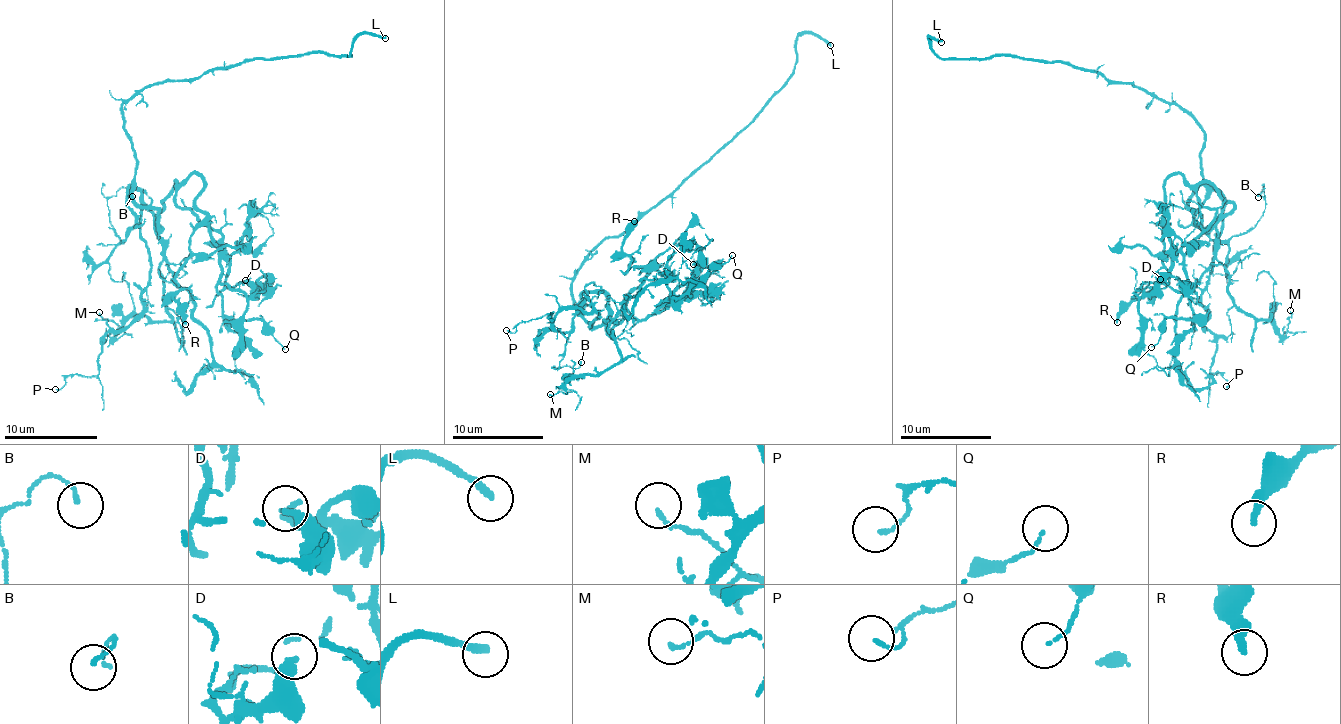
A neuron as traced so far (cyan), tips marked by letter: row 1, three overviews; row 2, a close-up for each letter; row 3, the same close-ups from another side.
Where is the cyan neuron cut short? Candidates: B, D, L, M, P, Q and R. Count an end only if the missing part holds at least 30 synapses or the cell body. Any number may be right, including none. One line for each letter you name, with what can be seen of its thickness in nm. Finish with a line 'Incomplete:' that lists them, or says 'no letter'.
L: 260 nm
Incomplete: L

